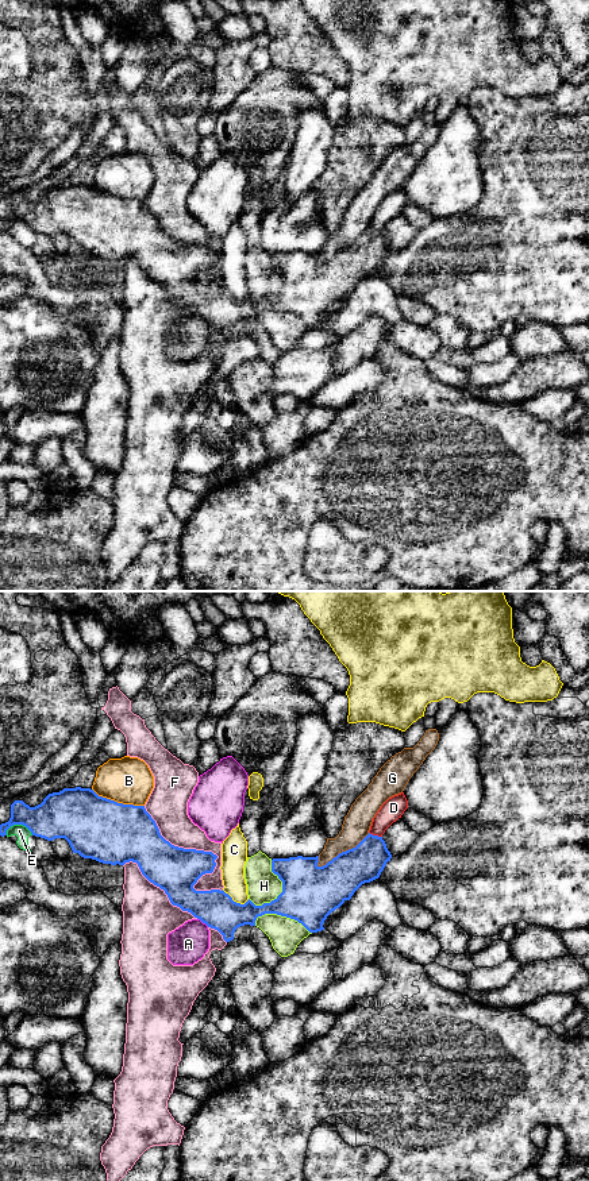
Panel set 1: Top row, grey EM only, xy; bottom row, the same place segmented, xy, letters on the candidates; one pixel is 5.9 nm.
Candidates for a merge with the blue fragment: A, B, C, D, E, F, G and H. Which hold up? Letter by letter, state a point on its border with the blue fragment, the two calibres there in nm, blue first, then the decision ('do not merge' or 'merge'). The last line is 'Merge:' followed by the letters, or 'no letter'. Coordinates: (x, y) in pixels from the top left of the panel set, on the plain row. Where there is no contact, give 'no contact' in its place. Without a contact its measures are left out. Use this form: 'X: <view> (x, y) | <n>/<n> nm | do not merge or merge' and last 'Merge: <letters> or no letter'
A: xy (203, 317) | 220/240 nm | do not merge
B: xy (116, 197) | 380/280 nm | do not merge
C: xy (235, 297) | 220/140 nm | do not merge
D: xy (376, 231) | 220/120 nm | do not merge
E: xy (19, 219) | 280/80 nm | do not merge
F: xy (207, 247) | 280/200 nm | do not merge
G: xy (342, 247) | 280/160 nm | do not merge
H: xy (283, 284) | 340/190 nm | do not merge
Merge: no letter

